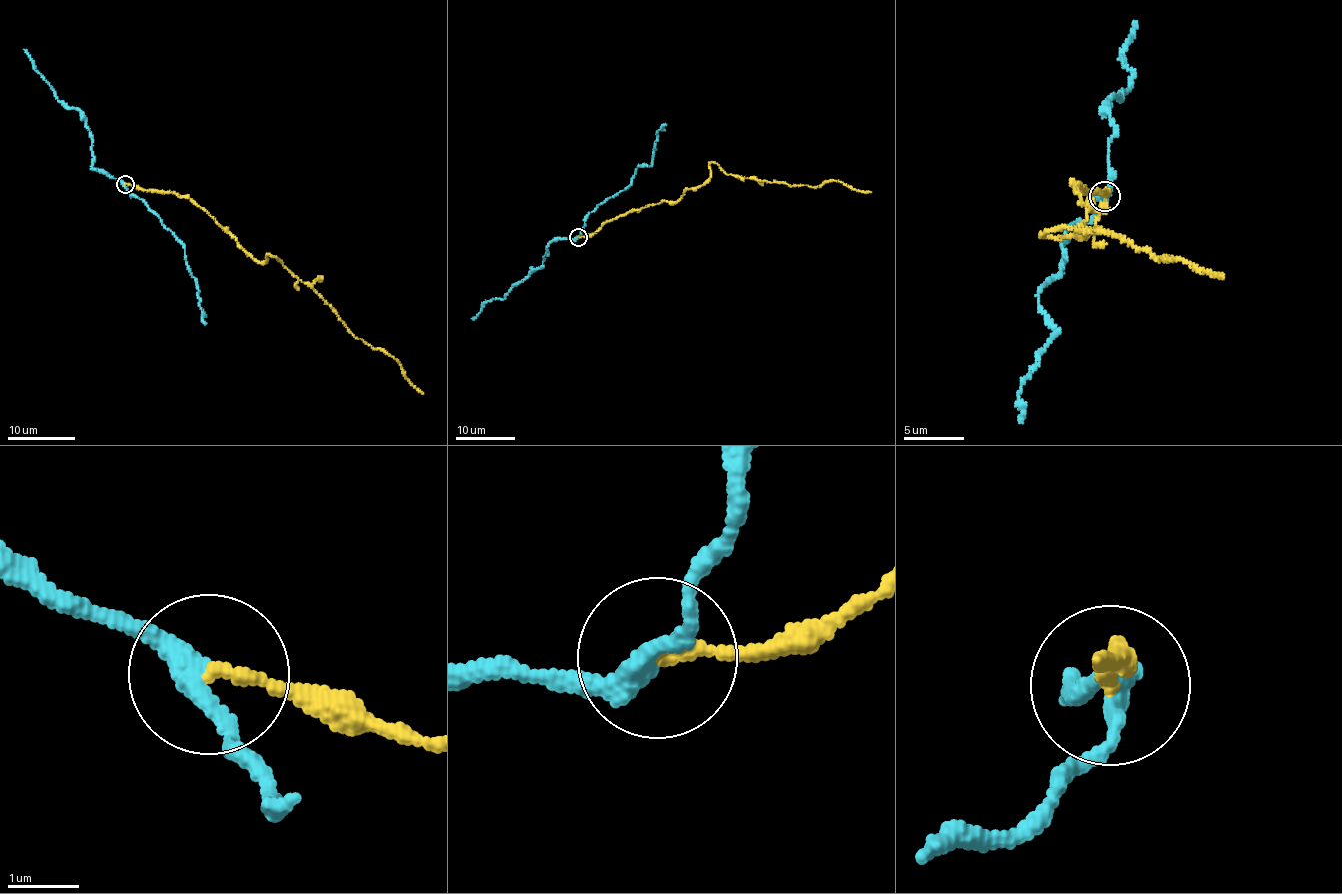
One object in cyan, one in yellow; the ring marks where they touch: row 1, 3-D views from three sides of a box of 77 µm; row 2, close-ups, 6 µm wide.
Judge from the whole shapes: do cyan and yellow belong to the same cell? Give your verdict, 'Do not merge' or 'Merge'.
Do not merge

